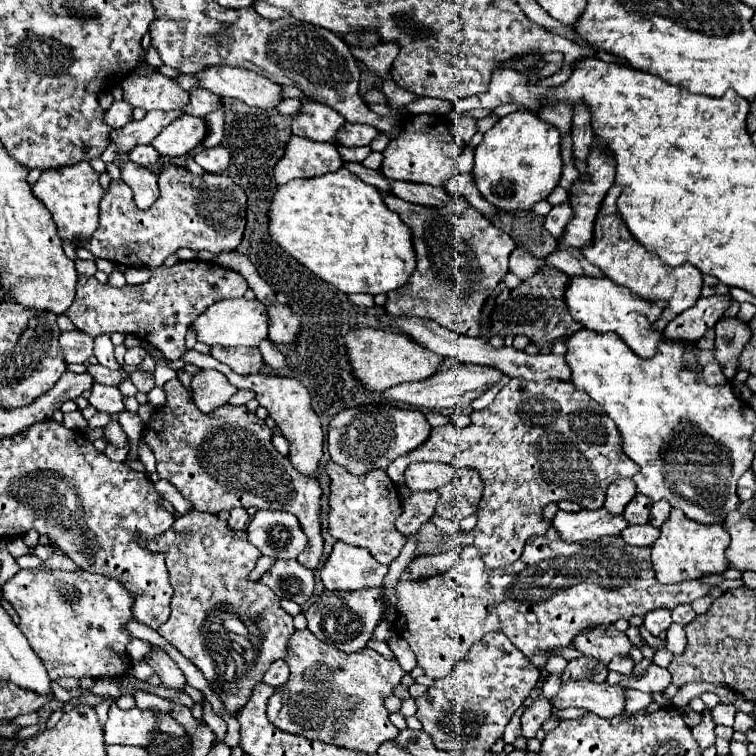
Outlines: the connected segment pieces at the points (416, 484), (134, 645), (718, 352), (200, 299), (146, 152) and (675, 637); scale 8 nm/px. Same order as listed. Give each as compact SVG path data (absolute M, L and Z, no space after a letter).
M410 463L406 467L406 487L412 491L434 491L454 477L456 469L450 463Z
M130 639L130 641L126 643L126 653L128 653L130 661L144 659L144 655L150 651L150 649L146 649L146 647L150 647L146 641L140 641L140 639Z
M720 319L716 329L716 339L714 339L714 355L716 361L722 367L722 373L726 379L732 379L738 373L738 357L752 337L748 323L734 319Z
M180 261L172 267L156 267L150 271L150 279L142 285L124 285L122 289L102 285L96 277L78 275L76 299L64 313L80 331L98 337L102 333L130 333L150 343L170 361L180 359L188 349L184 335L194 323L196 315L206 311L220 299L242 297L248 289L246 279L216 263L206 261Z
M140 145L140 147L134 147L130 153L128 153L128 159L138 163L138 165L152 165L158 161L158 151L152 147L152 145Z
M672 623L670 629L668 629L668 651L672 651L674 655L682 655L684 649L686 649L686 634L684 627Z

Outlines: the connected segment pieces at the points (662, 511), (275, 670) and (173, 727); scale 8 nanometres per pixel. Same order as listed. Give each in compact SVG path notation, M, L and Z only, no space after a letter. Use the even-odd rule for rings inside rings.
M658 501L658 503L654 503L652 513L650 513L650 523L652 523L654 527L662 527L664 521L668 519L670 511L672 511L672 505L670 505L668 501Z
M280 659L280 661L274 661L274 663L270 665L270 669L266 671L264 683L272 685L272 687L280 687L280 685L284 685L284 683L288 681L288 675L290 675L288 663L286 663L284 659Z
M168 713L160 715L160 729L162 729L162 733L170 735L172 739L178 739L178 737L186 735L186 729L180 727L180 723L176 719L172 719Z

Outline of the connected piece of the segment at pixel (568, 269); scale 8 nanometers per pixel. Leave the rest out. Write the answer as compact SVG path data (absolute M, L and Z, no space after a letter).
M566 249L566 251L554 251L546 257L550 267L556 267L564 271L566 275L588 275L588 277L604 277L604 273L588 263L588 259L580 253L580 249Z

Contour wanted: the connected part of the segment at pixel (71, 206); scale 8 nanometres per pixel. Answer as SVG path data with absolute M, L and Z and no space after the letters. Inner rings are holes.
M80 161L76 165L64 165L64 167L58 167L58 169L48 169L40 175L40 179L36 181L34 185L34 195L46 205L46 209L52 213L52 219L58 227L58 235L62 239L70 239L72 243L76 243L74 239L80 235L84 239L88 239L96 227L98 227L98 205L100 205L100 199L104 197L104 189L98 181L98 173L90 167L88 161Z

